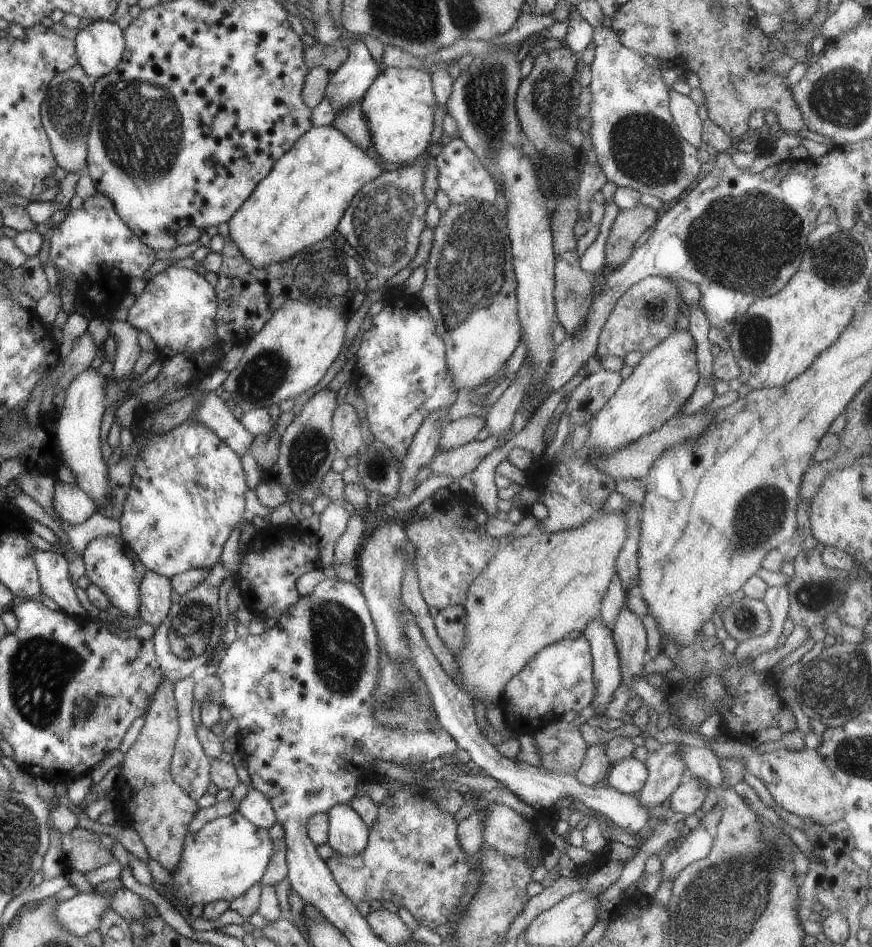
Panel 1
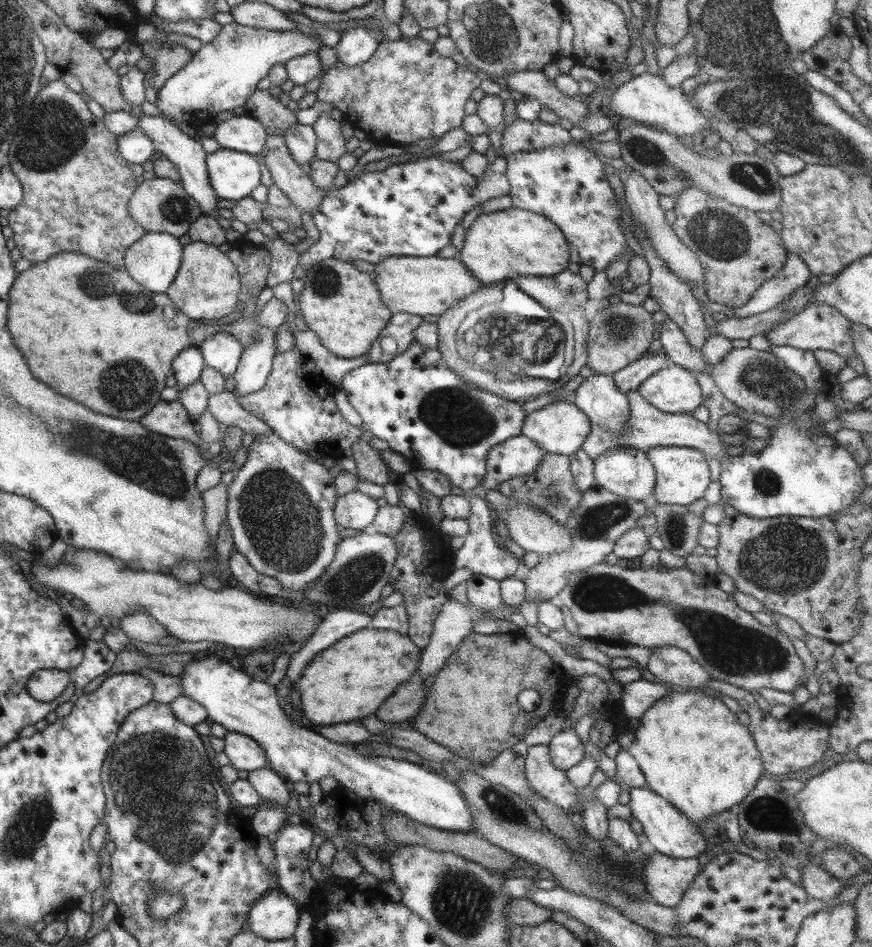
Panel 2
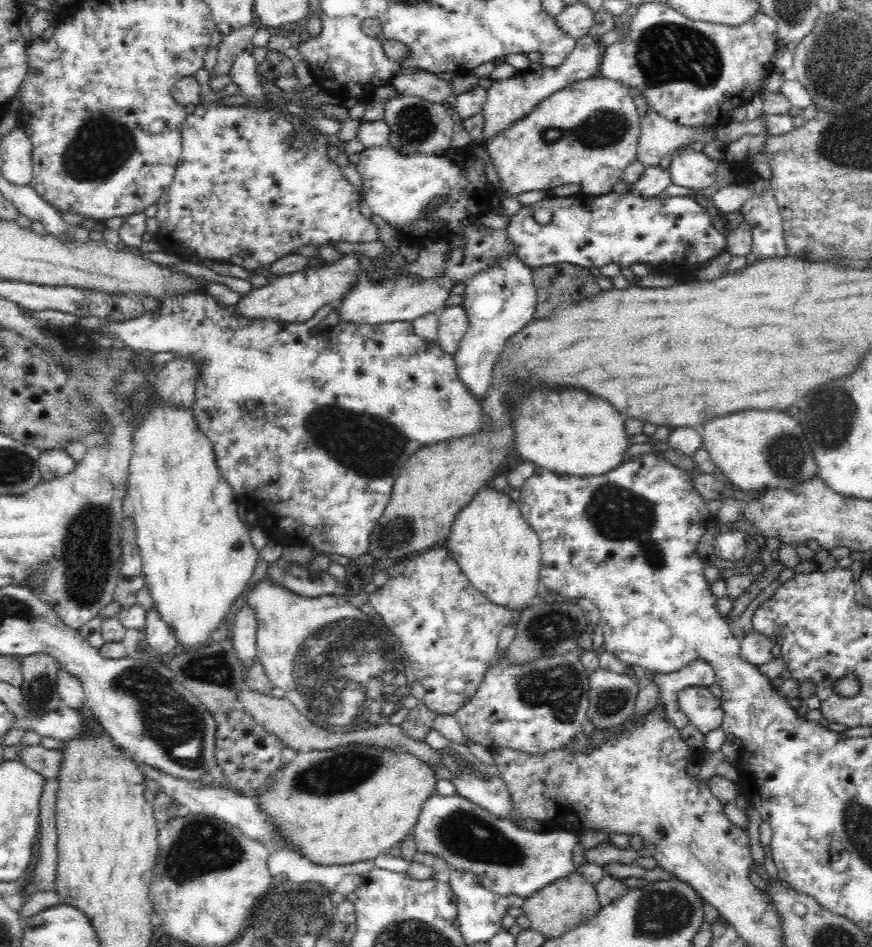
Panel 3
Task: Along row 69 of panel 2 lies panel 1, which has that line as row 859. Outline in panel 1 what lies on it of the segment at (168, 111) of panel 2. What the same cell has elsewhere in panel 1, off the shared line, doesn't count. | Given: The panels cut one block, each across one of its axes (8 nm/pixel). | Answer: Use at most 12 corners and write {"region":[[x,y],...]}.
{"region":[[236,810],[187,832],[165,887],[188,910],[231,903],[274,853]]}

